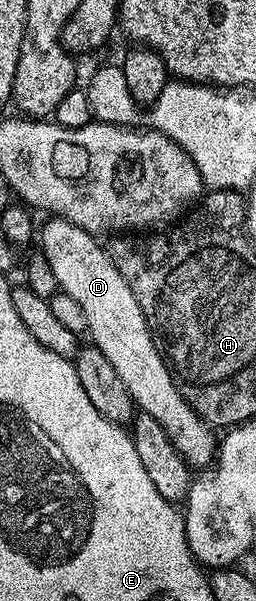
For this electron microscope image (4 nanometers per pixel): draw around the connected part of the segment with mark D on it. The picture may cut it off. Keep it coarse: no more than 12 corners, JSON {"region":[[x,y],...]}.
{"region":[[39,228],[60,291],[175,450],[208,469],[214,429],[183,398],[100,239]]}

